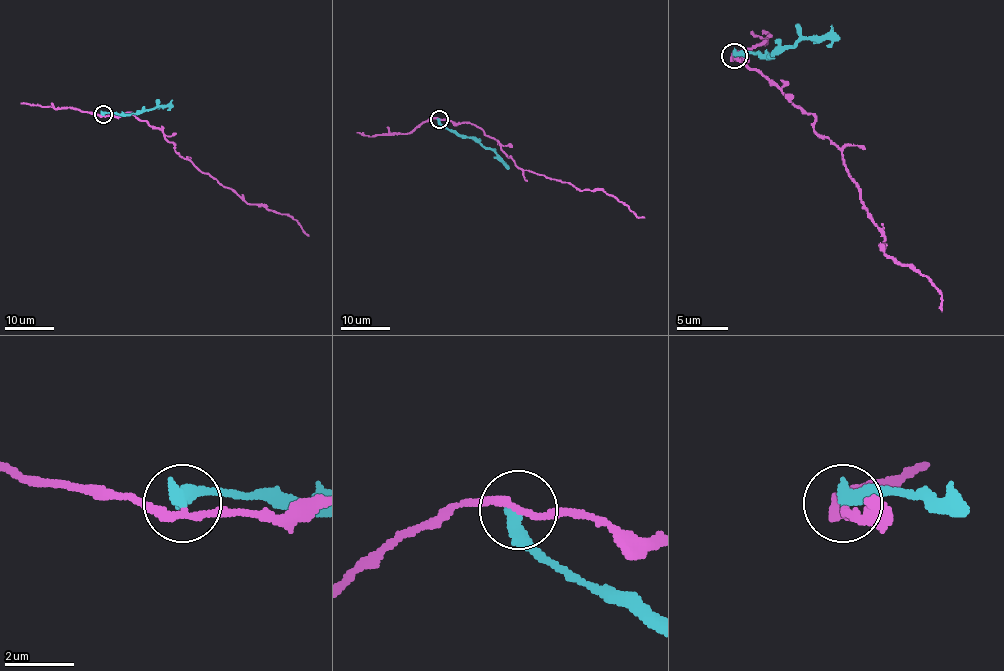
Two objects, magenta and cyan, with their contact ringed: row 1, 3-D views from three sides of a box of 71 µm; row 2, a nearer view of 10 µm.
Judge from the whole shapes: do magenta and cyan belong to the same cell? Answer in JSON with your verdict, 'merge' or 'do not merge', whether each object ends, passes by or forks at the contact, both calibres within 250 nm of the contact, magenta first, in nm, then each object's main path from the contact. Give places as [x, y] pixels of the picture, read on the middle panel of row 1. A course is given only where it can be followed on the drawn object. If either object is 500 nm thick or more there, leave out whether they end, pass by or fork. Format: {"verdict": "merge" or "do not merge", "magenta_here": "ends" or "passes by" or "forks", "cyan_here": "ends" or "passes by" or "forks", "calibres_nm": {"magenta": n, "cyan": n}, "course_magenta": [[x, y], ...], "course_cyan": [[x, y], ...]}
{"verdict": "do not merge", "magenta_here": "passes by", "cyan_here": "ends", "calibres_nm": {"magenta": 200, "cyan": 460}, "course_magenta": [[438, 119], [471, 123], [493, 137], [518, 167], [569, 182], [576, 189], [603, 190], [637, 217], [644, 218]], "course_cyan": [[438, 119], [443, 126], [460, 135], [472, 136], [482, 146], [491, 148], [508, 169]]}

